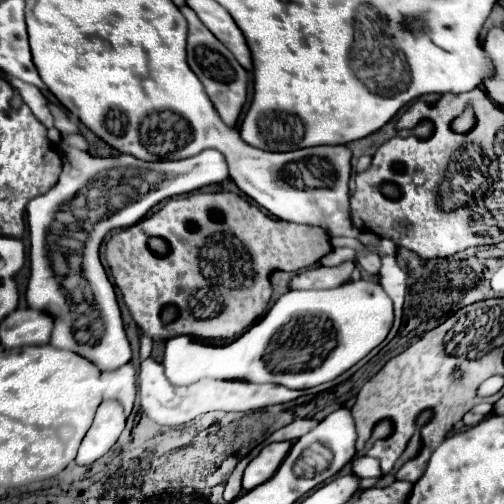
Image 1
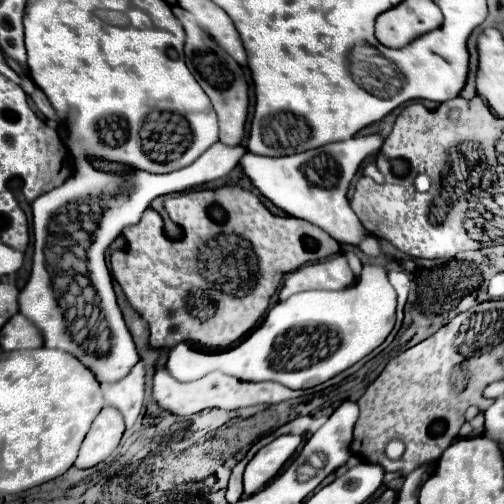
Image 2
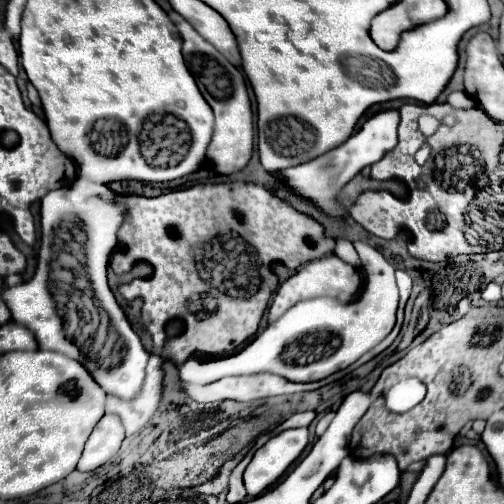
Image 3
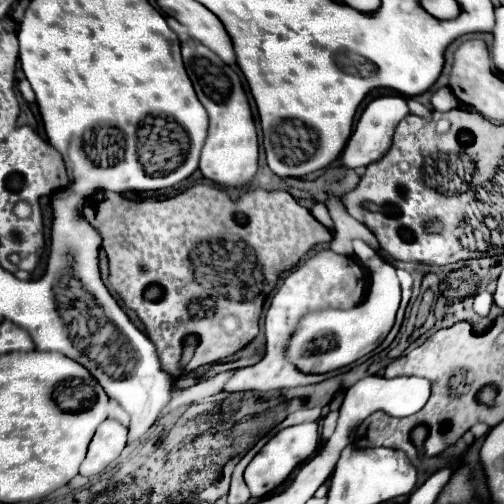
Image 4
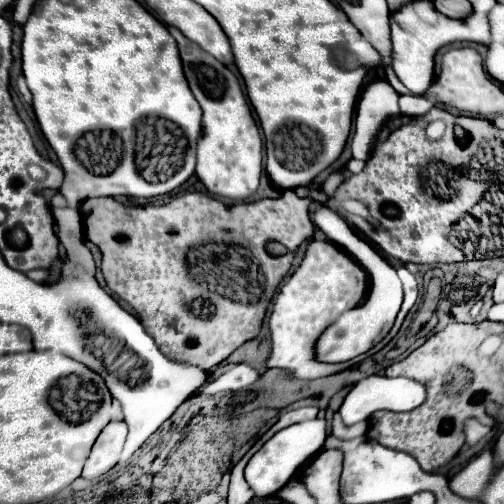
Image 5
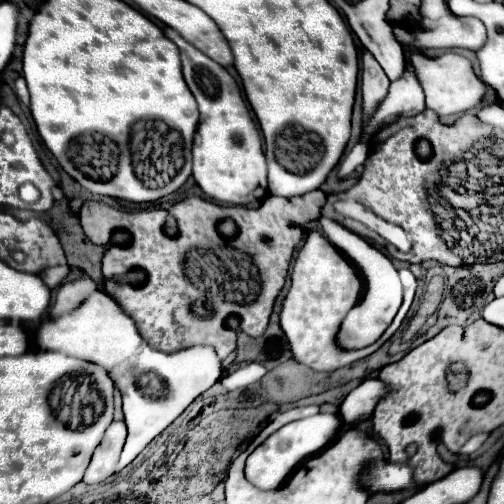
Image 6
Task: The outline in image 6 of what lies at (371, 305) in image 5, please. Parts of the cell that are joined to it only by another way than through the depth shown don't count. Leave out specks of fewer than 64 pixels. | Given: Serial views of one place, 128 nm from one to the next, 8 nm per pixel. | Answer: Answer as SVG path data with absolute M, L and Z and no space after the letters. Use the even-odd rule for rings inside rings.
M320 218L320 222L322 222L326 238L338 250L342 250L356 264L356 268L364 274L366 292L364 292L362 300L348 312L348 316L344 318L342 328L338 332L338 344L342 348L348 348L348 350L364 348L364 346L376 342L382 336L382 332L394 320L394 316L396 316L396 312L402 304L402 284L400 284L400 278L398 278L398 270L394 268L394 264L390 262L390 258L386 254L382 254L378 248L368 244L364 238L352 234L350 230L340 226L338 222L328 220L328 218Z

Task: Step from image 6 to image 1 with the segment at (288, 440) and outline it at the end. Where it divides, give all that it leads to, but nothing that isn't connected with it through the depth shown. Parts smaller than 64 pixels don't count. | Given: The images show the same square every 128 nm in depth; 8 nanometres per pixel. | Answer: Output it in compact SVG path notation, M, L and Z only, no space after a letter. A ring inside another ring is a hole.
M290 441L274 442L264 446L260 450L260 454L244 470L242 488L248 492L248 490L264 484L266 480L270 480L274 476L274 472L278 470L278 466L282 464L282 460L286 458L286 454L290 452L291 447Z

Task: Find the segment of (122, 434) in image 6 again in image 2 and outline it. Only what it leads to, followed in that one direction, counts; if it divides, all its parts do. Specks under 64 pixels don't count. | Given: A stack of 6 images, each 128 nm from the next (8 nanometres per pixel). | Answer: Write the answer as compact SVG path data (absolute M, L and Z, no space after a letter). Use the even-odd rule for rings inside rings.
M104 408L92 422L92 428L82 442L74 466L92 468L104 462L120 444L122 434L124 434L124 420L120 412L116 412L116 408Z

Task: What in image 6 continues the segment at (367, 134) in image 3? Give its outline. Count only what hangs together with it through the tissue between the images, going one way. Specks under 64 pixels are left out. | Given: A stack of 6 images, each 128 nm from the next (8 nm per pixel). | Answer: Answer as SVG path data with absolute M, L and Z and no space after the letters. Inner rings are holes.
M362 48L362 94L364 94L364 120L374 112L378 102L388 94L390 80L370 54L370 50Z

